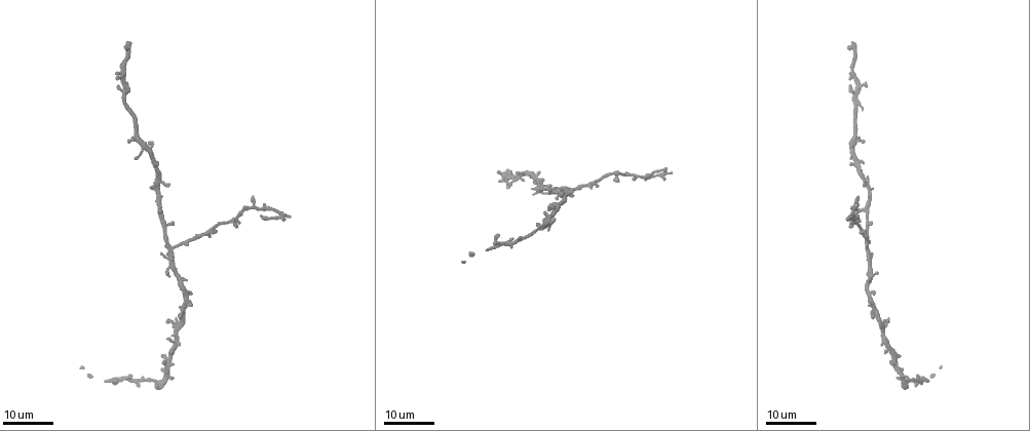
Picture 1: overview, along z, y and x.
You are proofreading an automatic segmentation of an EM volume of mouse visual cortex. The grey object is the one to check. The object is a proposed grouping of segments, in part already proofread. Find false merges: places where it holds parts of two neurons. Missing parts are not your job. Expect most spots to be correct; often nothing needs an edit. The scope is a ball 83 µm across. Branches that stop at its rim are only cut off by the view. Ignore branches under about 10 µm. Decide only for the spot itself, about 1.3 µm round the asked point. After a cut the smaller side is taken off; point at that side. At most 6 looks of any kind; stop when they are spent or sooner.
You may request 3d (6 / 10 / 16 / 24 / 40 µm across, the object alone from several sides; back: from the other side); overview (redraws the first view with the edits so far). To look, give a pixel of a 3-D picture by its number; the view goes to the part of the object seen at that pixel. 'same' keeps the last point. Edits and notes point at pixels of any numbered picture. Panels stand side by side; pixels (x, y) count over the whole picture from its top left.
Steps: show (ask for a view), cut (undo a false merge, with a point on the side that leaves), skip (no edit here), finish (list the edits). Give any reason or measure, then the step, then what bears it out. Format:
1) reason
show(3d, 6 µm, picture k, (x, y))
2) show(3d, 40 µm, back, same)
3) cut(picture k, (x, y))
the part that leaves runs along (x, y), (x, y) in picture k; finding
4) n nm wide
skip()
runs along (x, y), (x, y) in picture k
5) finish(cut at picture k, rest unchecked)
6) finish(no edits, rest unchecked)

arms part here
show(3d, 16 µm, picture 1, (172, 246))

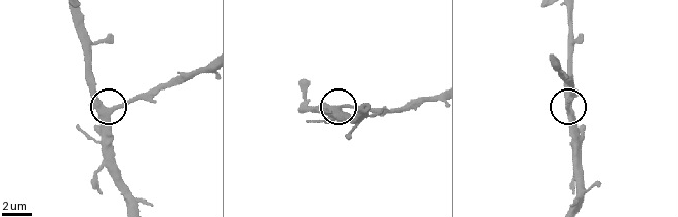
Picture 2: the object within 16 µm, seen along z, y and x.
show(3d, 10 µm, picture 2, (106, 110))

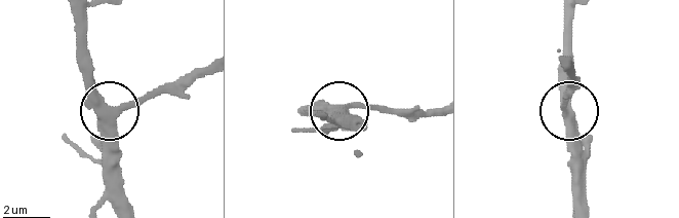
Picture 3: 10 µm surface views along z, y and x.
3 arms
skip()
runs along (119, 161), (112, 113), (183, 93) in picture 3; one neuron here

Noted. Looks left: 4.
narrows sharply
show(3d, 16 µm, picture 1, (236, 216))

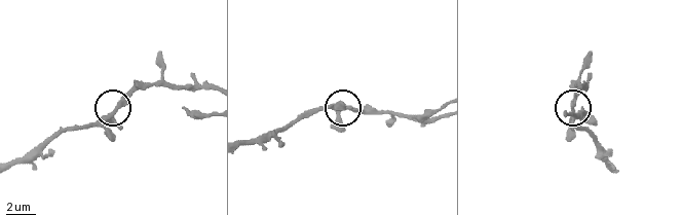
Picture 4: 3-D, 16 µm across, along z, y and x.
show(3d, 10 µm, picture 4, (571, 109))

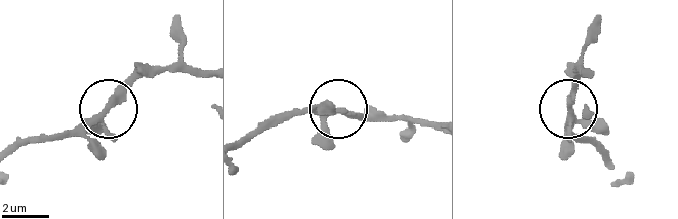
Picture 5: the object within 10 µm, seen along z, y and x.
3 arms
skip()
runs along (242, 141), (313, 109), (375, 115) in picture 5; continuous, no second neuron

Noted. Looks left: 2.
thin arm on a thick one
show(3d, 16 µm, picture 1, (860, 227))

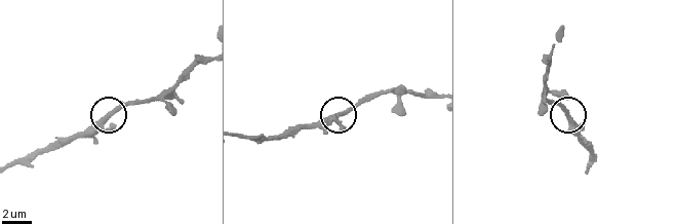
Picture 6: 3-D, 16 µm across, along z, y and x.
show(3d, 6 µm, picture 6, (104, 120))

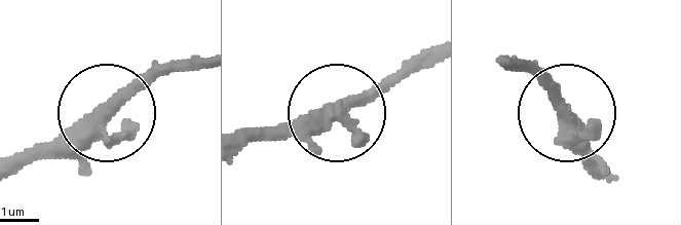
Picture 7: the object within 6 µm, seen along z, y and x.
skip()
runs along (238, 147), (307, 134), (402, 62) in picture 7; continuous, no second neuron

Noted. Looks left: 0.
finish(no edits, rest unchecked)

